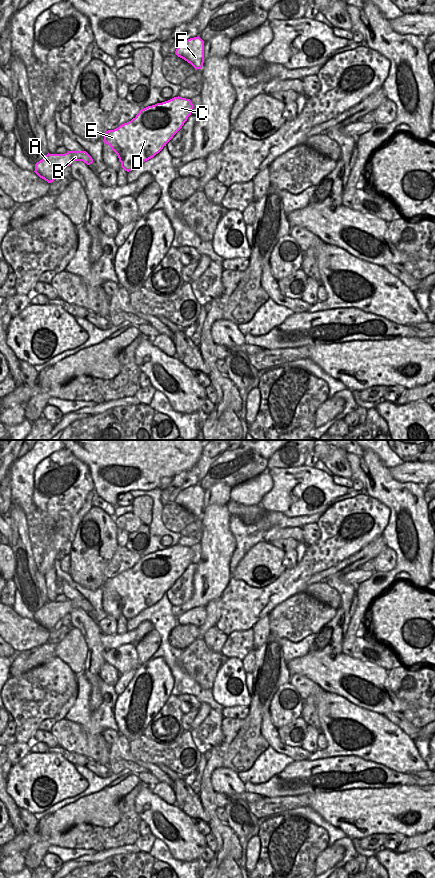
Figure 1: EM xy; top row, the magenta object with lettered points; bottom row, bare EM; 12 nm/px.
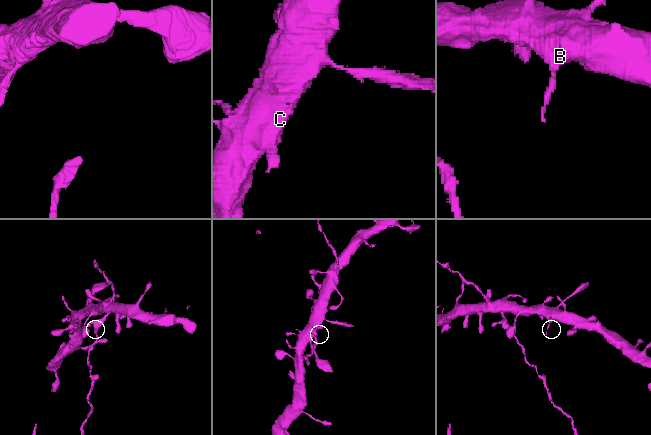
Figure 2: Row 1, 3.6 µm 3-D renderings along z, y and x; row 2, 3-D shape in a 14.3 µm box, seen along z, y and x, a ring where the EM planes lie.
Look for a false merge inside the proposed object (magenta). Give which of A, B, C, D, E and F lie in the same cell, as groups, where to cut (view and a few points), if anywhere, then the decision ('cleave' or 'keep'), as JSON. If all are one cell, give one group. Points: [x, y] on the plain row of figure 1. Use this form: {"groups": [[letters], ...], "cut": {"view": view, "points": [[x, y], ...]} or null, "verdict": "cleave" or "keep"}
{"groups": [["A", "B", "C", "D", "E", "F"]], "cut": null, "verdict": "keep"}

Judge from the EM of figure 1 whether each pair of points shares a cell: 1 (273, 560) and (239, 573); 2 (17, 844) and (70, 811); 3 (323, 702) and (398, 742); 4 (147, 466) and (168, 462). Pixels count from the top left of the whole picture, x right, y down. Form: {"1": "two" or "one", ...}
{"1": "one", "2": "one", "3": "one", "4": "one"}

